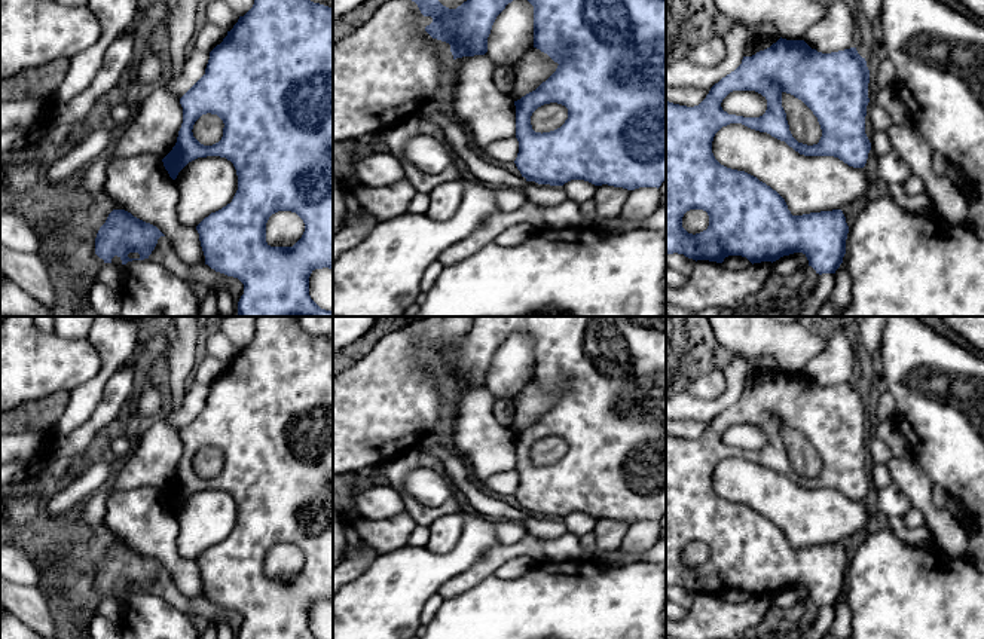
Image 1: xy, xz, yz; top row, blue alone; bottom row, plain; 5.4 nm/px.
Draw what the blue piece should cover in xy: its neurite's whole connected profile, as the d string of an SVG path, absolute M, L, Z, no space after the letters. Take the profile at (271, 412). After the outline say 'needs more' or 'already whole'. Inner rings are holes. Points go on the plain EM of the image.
M257 317L253 340L239 349L220 377L210 385L205 407L180 431L183 456L177 476L162 492L172 513L192 493L207 489L220 489L230 493L238 508L238 523L230 536L211 545L198 559L205 597L216 605L238 611L244 617L244 627L238 639L318 639L309 629L309 609L315 602L333 602L333 342L308 333L299 322L299 317ZM202 447L217 447L223 456L223 470L213 479L204 479L193 470L193 458ZM278 544L296 545L305 556L302 571L293 580L271 580L266 575L266 556Z; already whole

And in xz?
M474 317L470 331L456 342L449 342L438 334L437 318L428 321L413 321L404 328L418 337L424 349L433 351L433 355L425 360L425 364L433 372L449 376L453 392L485 388L488 385L488 370L496 349L513 333L526 331L534 339L534 380L547 386L559 398L556 404L535 424L514 434L516 471L519 474L519 486L514 496L526 514L563 519L571 513L584 513L595 519L608 517L627 523L635 523L639 520L658 522L661 516L666 514L666 317ZM550 435L565 438L568 441L568 452L554 464L543 467L535 465L531 458L531 449L538 440Z; already whole

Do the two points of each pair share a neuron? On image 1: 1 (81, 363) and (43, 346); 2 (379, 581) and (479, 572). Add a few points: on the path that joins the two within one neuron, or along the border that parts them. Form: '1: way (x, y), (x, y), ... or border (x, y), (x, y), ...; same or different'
1: way (72, 363), (60, 363), (52, 355); same
2: border (482, 556), (470, 566), (452, 575), (437, 592); different

